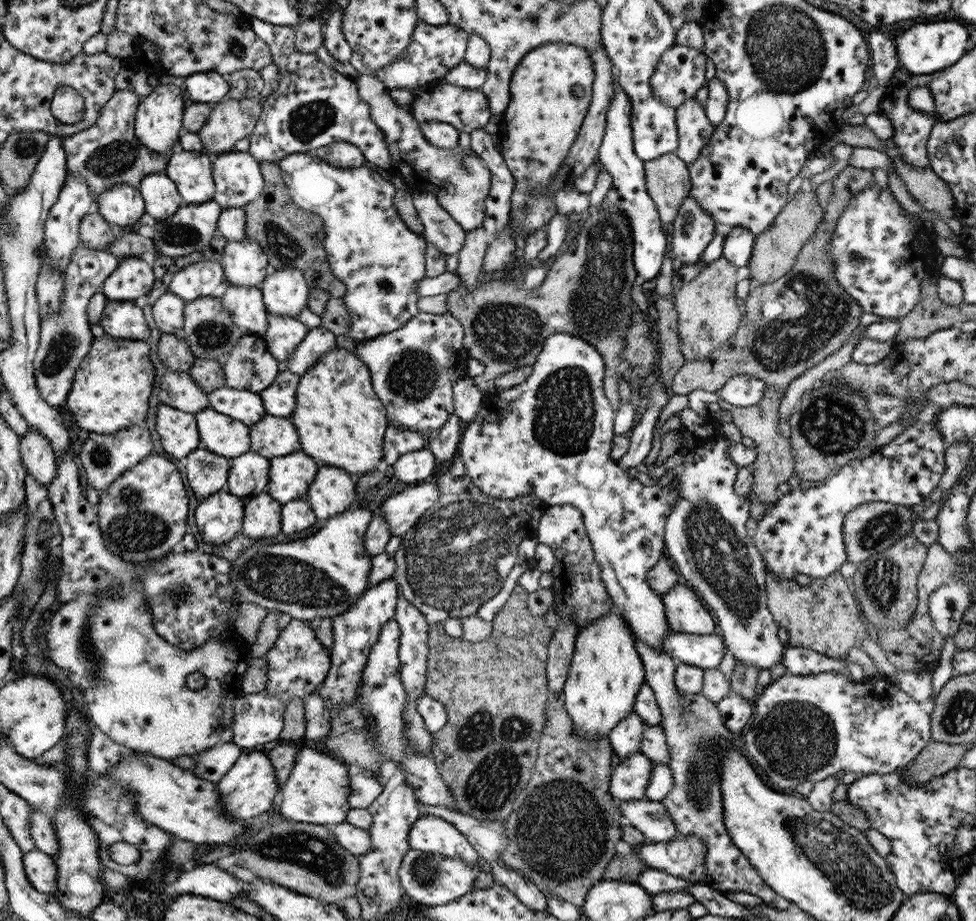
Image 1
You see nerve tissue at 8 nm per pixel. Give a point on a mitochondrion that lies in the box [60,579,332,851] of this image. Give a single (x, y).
(86, 647)

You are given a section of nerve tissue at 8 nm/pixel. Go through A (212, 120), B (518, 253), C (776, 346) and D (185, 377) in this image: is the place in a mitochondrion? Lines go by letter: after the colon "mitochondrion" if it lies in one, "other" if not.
A: other
B: other
C: mitochondrion
D: other

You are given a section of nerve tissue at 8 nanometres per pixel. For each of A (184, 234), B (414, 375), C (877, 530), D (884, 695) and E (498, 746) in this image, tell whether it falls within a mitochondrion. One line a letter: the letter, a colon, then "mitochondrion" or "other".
A: mitochondrion
B: mitochondrion
C: mitochondrion
D: other
E: mitochondrion

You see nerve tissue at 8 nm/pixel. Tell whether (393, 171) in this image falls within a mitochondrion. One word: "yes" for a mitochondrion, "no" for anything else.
no

